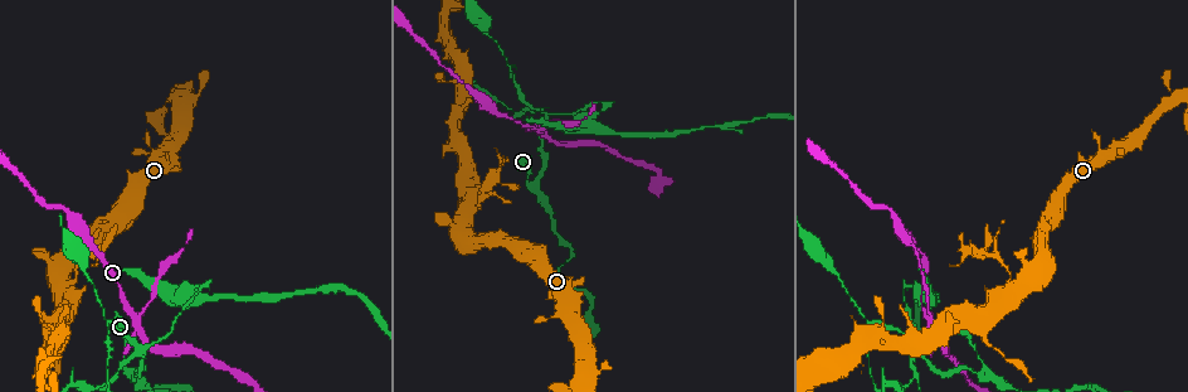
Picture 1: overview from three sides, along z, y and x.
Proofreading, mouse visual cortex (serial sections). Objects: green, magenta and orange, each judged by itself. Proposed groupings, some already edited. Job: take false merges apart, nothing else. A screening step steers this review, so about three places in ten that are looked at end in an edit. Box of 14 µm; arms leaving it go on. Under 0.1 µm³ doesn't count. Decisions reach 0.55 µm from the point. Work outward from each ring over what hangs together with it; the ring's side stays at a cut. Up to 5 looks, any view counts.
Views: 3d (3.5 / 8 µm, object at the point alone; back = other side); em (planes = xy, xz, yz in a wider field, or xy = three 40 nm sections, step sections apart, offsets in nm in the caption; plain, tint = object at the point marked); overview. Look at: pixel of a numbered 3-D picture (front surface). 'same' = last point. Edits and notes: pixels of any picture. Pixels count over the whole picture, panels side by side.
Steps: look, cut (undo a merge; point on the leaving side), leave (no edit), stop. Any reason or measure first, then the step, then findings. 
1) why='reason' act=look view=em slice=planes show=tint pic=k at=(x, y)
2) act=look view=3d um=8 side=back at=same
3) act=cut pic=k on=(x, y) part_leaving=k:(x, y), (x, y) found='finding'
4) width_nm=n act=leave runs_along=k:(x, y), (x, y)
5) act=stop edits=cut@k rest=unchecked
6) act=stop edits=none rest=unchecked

why='arms part here' act=look view=3d um=3.5 pic=1 at=(530, 183)

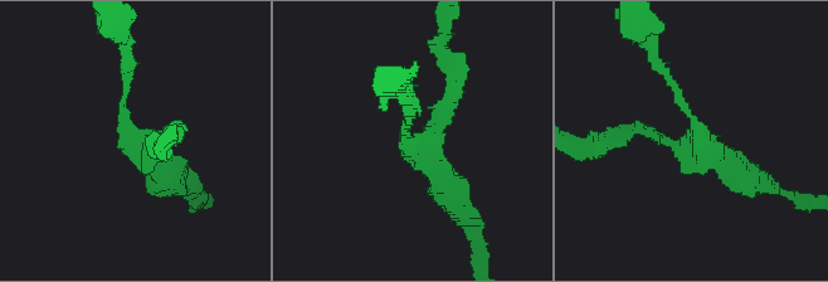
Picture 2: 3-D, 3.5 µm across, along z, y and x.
arms=3 arm_widths_nm=100,150,350 act=look view=em slice=planes show=tint pic=2 at=(698, 142)

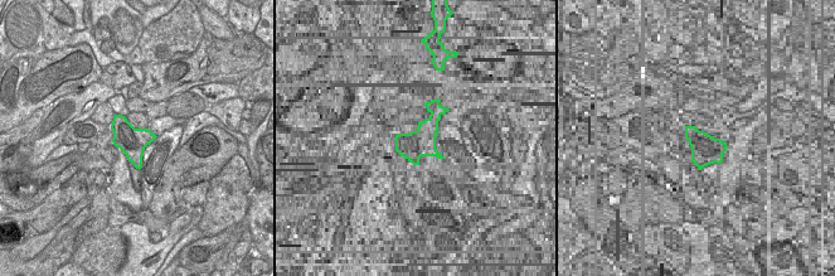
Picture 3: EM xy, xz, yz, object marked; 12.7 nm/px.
act=leave runs_along=2:(125, 71), (130, 132), (160, 147), (175, 129) found='continuous, no second cell'

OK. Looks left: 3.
act=look view=3d um=3.5 pic=1 at=(441, 26)

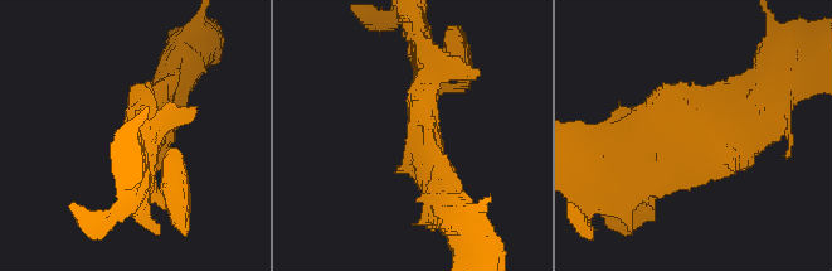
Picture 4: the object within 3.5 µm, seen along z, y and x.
act=look view=em slice=xy step=2 show=tint pic=4 at=(697, 143)

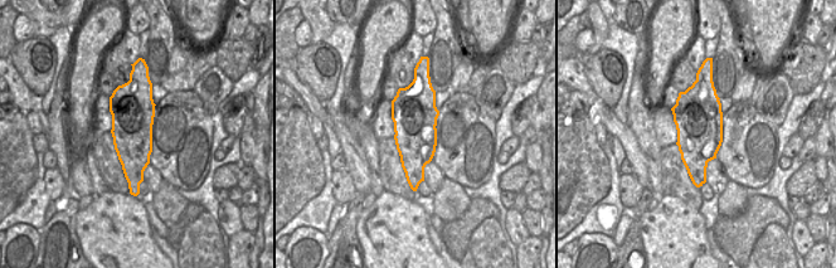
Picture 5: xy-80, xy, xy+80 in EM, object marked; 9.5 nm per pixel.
act=leave found='all the same cell'

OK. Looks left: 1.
act=stop edits=none rest=unchecked

